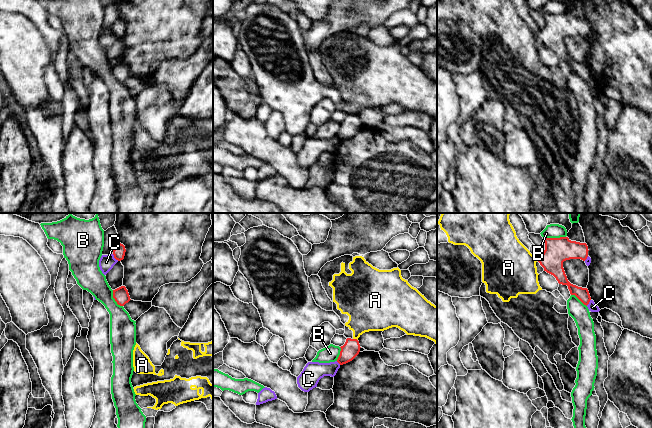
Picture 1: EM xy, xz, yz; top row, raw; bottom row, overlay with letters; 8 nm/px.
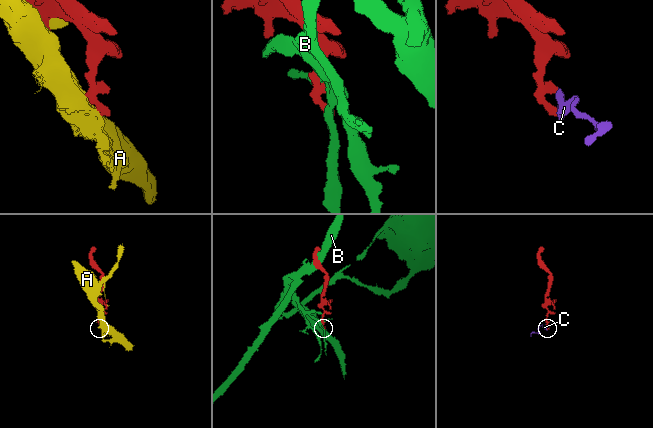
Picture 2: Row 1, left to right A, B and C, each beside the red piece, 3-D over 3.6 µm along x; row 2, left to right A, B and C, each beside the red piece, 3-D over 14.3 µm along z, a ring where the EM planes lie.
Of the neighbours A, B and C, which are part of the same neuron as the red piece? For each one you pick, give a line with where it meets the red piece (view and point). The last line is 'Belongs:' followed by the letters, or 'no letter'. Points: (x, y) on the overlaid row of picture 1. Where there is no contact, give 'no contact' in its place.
Belongs: no letter

